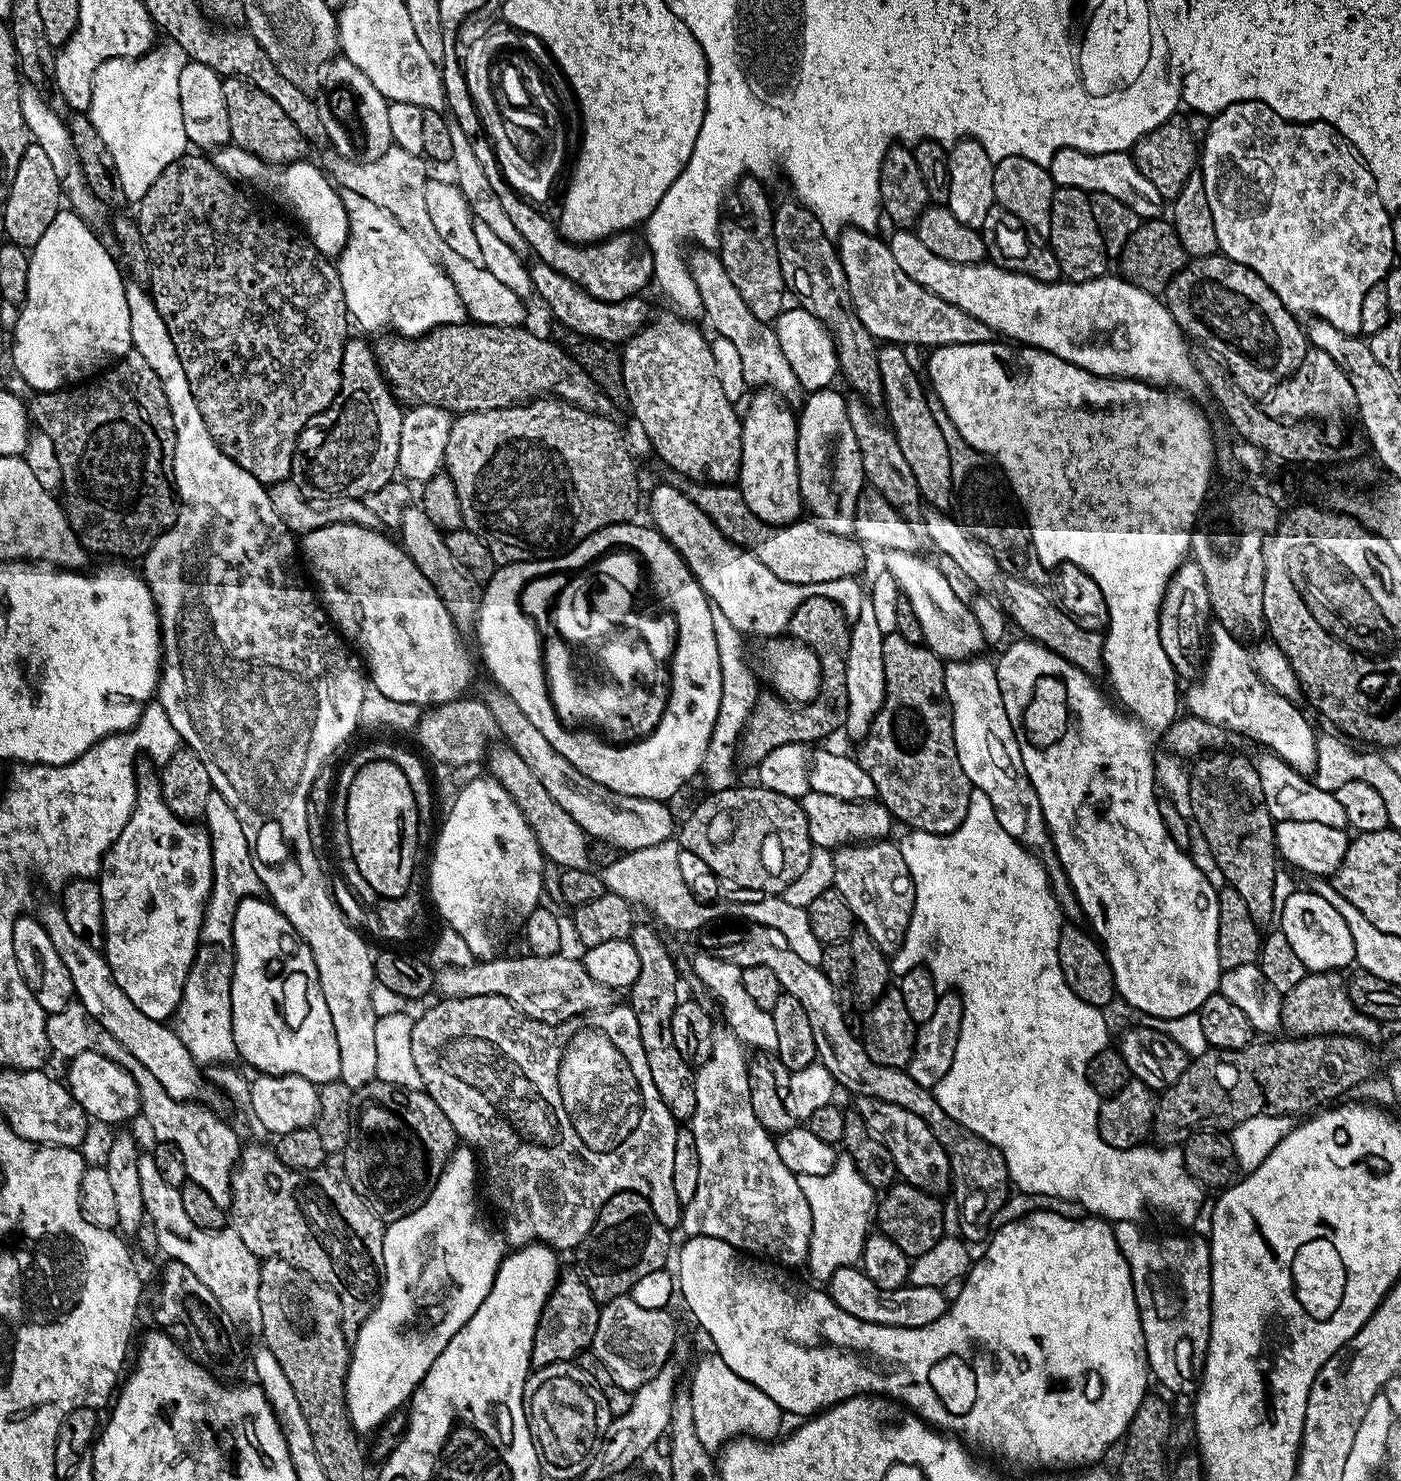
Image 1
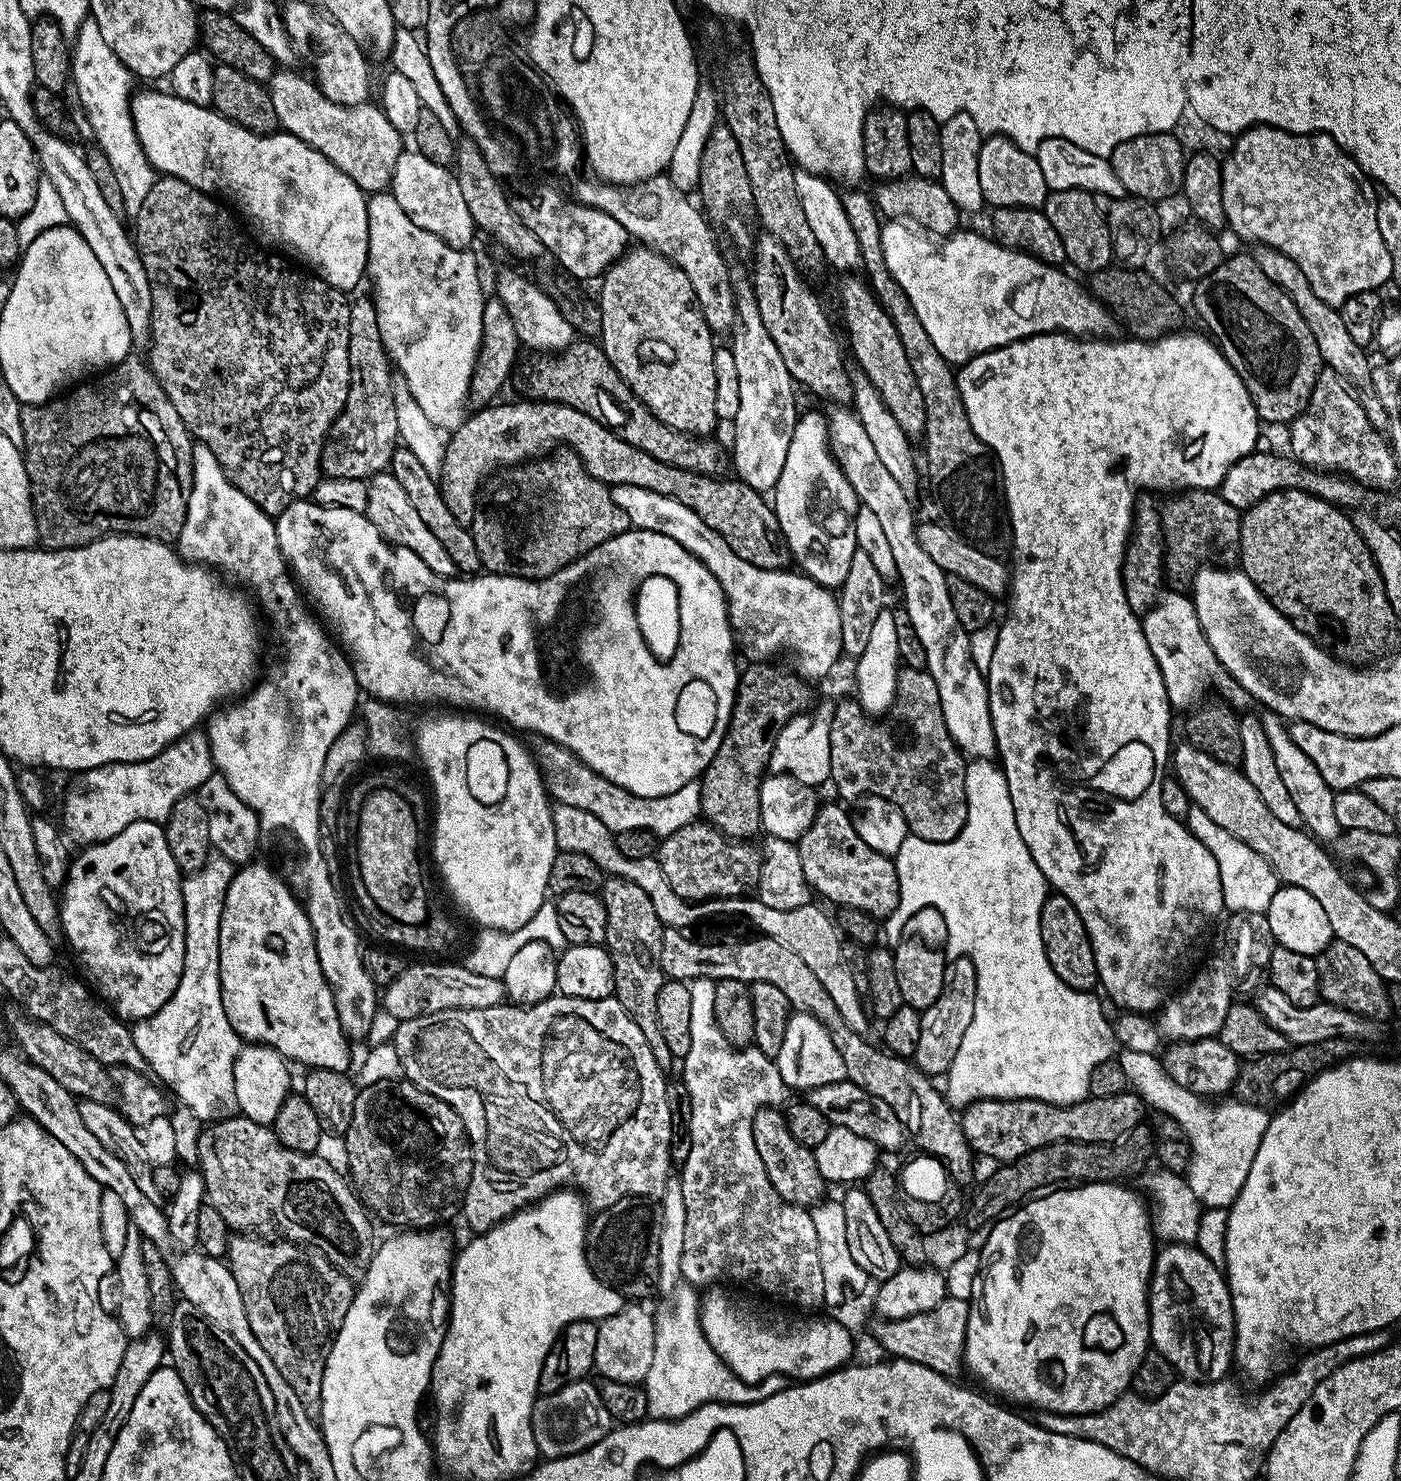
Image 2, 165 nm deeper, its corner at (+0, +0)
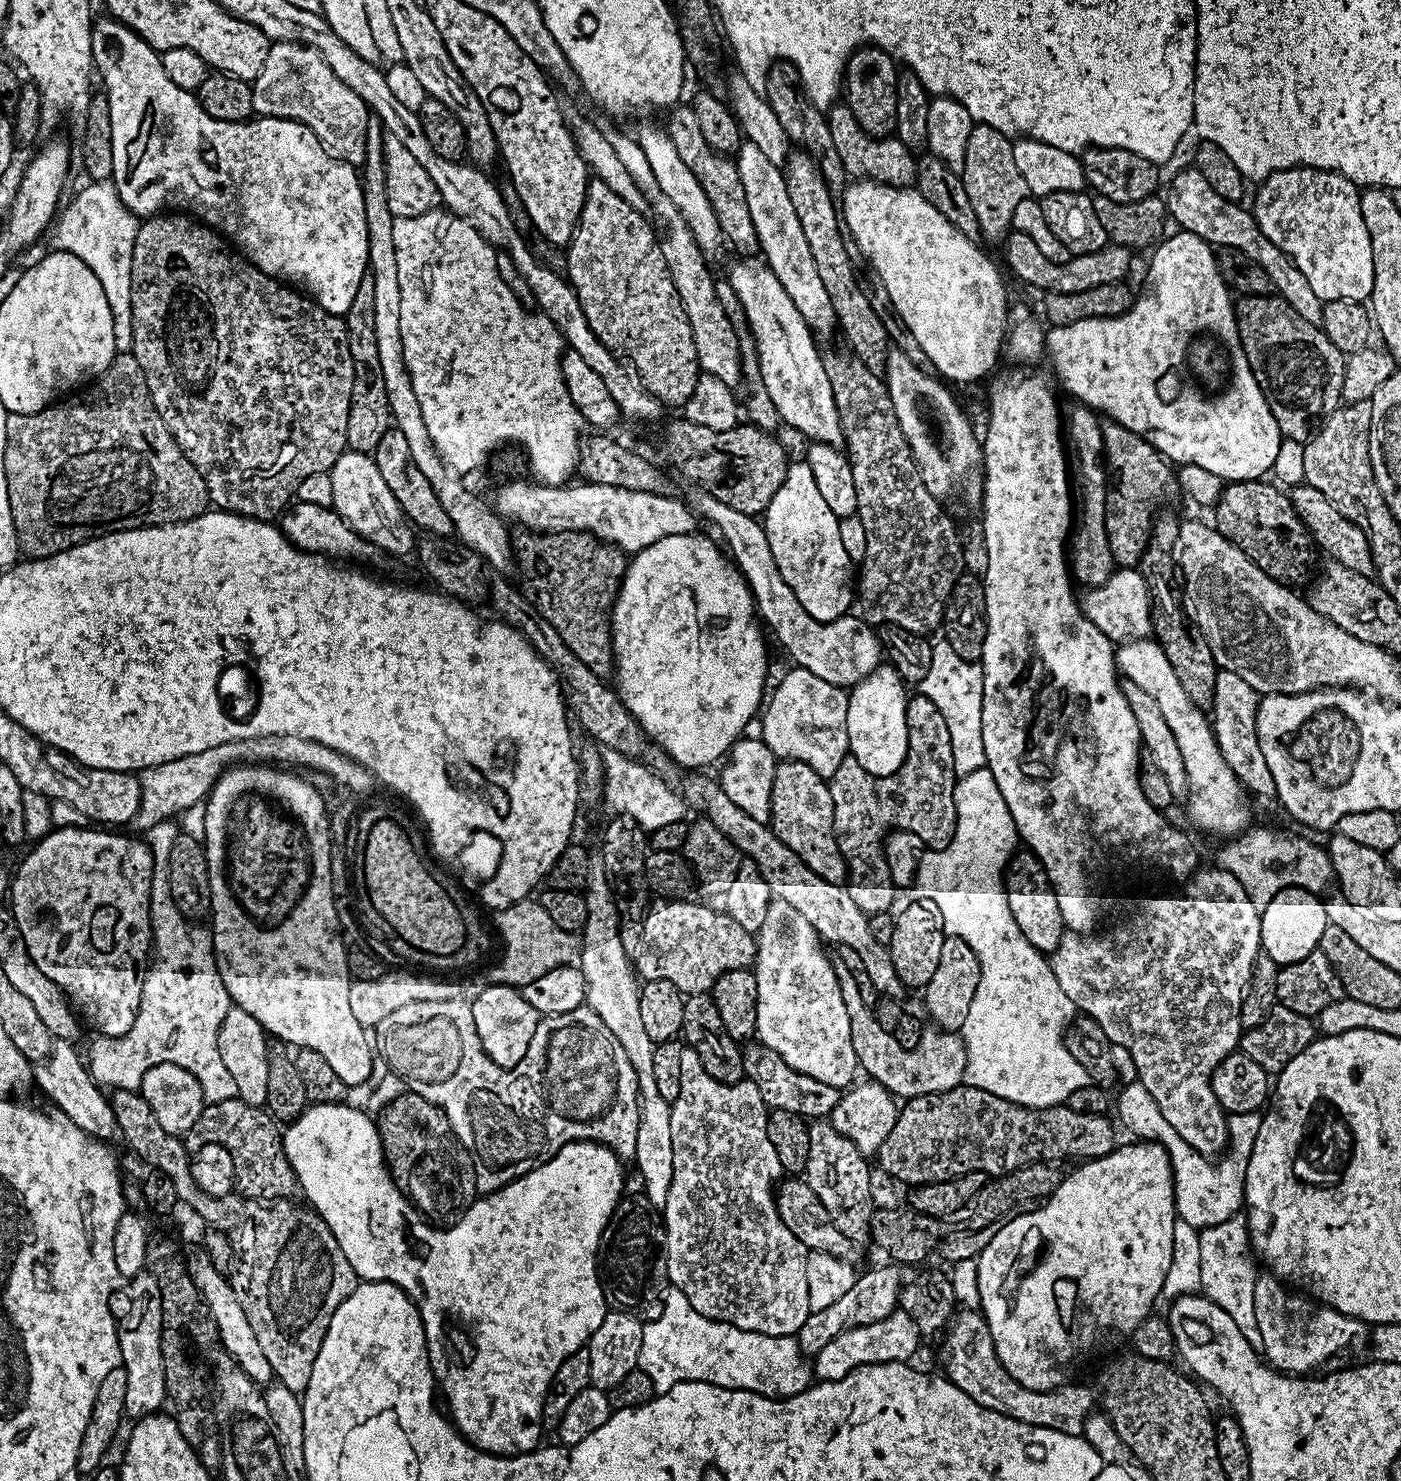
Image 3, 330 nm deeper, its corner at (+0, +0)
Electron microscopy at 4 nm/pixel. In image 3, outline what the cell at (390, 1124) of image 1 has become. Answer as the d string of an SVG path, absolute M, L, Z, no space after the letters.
M406 1091L384 1105L378 1116L380 1141L384 1147L384 1161L392 1174L392 1181L401 1192L412 1201L420 1215L436 1226L451 1226L464 1217L464 1212L478 1199L476 1191L476 1171L472 1156L460 1144L460 1140L452 1133L450 1122L444 1111L434 1106L426 1098Z

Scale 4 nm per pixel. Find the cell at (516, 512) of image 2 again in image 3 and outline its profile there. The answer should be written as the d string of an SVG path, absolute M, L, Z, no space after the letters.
M524 530L514 540L514 572L520 575L519 587L525 596L535 604L551 626L558 630L562 641L601 678L613 671L612 630L610 613L612 602L620 592L620 583L628 569L629 557L612 542L589 536L586 532L534 532Z

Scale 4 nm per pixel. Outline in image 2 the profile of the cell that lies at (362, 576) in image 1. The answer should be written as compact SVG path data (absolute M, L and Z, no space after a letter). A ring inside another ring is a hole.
M308 498L296 500L290 506L286 506L286 510L282 510L279 516L275 517L275 522L278 546L282 550L284 560L288 563L291 575L298 581L303 595L311 601L314 608L314 603L316 603L317 609L315 608L315 611L322 617L323 623L327 625L331 635L338 641L339 647L352 661L356 669L357 685L361 689L368 688L367 695L369 697L391 702L396 706L424 704L427 700L441 700L444 704L453 704L456 707L453 709L456 710L463 709L460 707L465 704L468 707L465 709L475 710L480 714L488 714L488 711L497 712L505 720L505 722L503 721L505 725L513 724L513 726L508 726L513 729L521 728L524 732L537 732L537 737L560 743L602 778L616 783L617 786L626 789L632 795L646 799L673 794L686 783L699 781L706 766L710 766L710 762L726 734L728 723L732 717L732 707L736 701L737 649L734 647L732 627L728 621L728 603L724 597L722 586L718 586L718 578L714 578L714 574L710 574L710 570L706 570L704 563L694 554L690 554L690 550L678 546L678 542L674 542L674 538L666 538L666 534L658 534L650 530L632 528L617 536L611 536L606 542L594 546L594 550L590 550L586 555L578 557L577 560L560 569L554 579L548 578L541 583L539 580L527 580L521 576L497 576L495 574L476 574L471 578L439 576L430 570L430 566L426 566L426 562L422 562L422 558L418 558L418 554L405 548L393 546L385 540L380 535L378 526L374 526L374 522L370 522L364 512L355 512L345 508L327 508L321 504L313 504ZM584 572L589 572L592 575L592 584L599 596L603 597L605 593L608 595L608 592L612 595L609 600L607 597L606 611L598 620L598 628L593 629L593 633L590 634L594 653L592 670L596 681L592 683L592 688L587 688L584 692L576 692L576 696L565 694L562 698L558 698L551 695L548 688L545 688L545 684L542 683L543 668L536 655L533 623L535 620L552 620L552 612L556 612L556 604L560 604L560 599L562 599L558 585L580 582L580 576L584 576ZM648 572L668 572L668 576L672 576L672 582L680 584L680 601L682 601L684 608L684 648L680 648L680 656L677 656L677 661L672 663L663 664L649 649L646 649L643 641L644 629L640 628L636 621L634 602L632 601L634 598L632 584L636 584L636 580L640 580L640 576L648 576Z

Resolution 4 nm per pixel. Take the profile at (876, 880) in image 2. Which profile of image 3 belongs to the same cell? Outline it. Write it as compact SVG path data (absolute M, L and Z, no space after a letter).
M784 760L777 763L774 774L774 790L772 791L772 815L770 817L770 827L776 833L778 839L783 844L790 846L818 878L826 878L826 882L841 883L846 876L846 865L844 855L838 850L836 845L836 835L834 834L834 802L830 798L828 780L822 778L810 766L806 766L797 760Z

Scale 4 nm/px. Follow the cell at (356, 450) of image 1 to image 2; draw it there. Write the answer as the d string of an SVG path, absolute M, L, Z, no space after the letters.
M353 299L350 304L350 370L352 384L348 388L344 409L340 411L340 416L325 439L324 449L320 455L320 470L324 476L367 481L377 472L383 472L391 465L392 454L398 447L399 434L392 393L394 364L388 355L388 349L384 347L382 334L378 330L376 305L371 299Z

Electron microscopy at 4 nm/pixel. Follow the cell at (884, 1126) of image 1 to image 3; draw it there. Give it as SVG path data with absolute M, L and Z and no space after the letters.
M752 1042L743 1049L744 1075L756 1081L764 1103L769 1109L790 1110L790 1114L798 1114L805 1118L831 1117L834 1106L838 1106L842 1095L841 1089L826 1086L826 1082L818 1082L818 1078L810 1078L810 1074L802 1074L794 1070L774 1050L759 1042Z

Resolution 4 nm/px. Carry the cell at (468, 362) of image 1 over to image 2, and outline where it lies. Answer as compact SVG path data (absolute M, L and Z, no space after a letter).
M580 338L564 349L561 356L552 354L542 360L544 361L532 372L533 397L582 410L582 414L609 428L615 436L622 438L622 442L630 442L630 446L650 454L650 458L658 458L658 462L666 462L682 470L700 472L703 476L723 473L720 471L724 468L724 460L726 464L725 449L723 452L715 444L715 439L691 436L666 426L666 422L659 420L636 397L634 390L630 390L618 370L614 370L610 358L606 358L599 343Z

